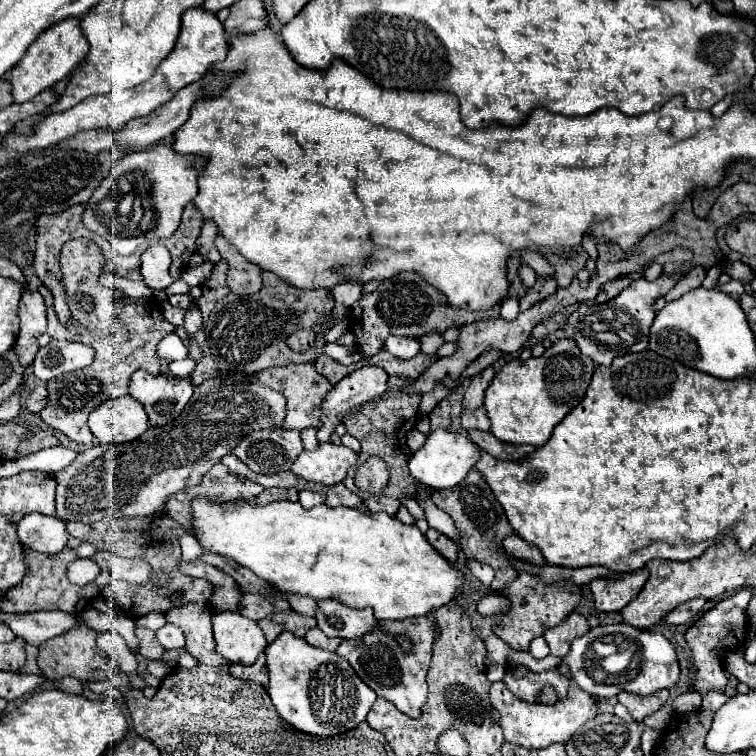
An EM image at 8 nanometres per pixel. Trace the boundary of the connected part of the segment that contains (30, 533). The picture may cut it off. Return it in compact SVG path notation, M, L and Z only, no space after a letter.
M27 514L19 522L19 542L23 548L57 556L69 540L65 522L57 516L43 516L43 514Z

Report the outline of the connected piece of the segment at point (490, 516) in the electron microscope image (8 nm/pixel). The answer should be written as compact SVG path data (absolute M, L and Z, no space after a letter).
M471 470L465 476L465 480L459 482L455 488L433 490L433 502L437 508L445 510L455 520L461 532L461 550L465 552L465 556L485 562L495 570L495 580L491 584L493 590L501 590L503 586L515 580L517 570L511 564L511 558L507 556L507 552L503 550L503 540L513 534L513 528L509 526L501 504L495 500L491 488L485 484L483 476L477 470Z

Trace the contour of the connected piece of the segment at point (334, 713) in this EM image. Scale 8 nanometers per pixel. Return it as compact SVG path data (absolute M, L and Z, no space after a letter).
M283 632L265 650L269 668L269 696L279 716L297 732L309 736L337 736L357 728L371 710L377 694L361 682L349 662L335 652L313 648L303 638Z

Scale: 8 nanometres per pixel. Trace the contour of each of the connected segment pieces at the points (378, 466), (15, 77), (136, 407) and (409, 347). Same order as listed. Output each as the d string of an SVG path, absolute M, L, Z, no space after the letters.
M371 456L363 466L357 468L355 486L371 494L380 494L387 486L389 468L379 456Z
M65 18L51 28L47 28L25 52L25 56L13 66L11 70L11 84L13 84L13 98L15 102L27 102L35 94L55 86L59 80L69 76L69 72L87 56L89 42L83 36L79 26L79 18Z
M131 396L105 400L89 414L89 428L97 440L123 444L135 440L149 428L143 404Z
M389 336L385 340L385 350L397 358L411 358L421 352L421 340L411 340L407 336Z

